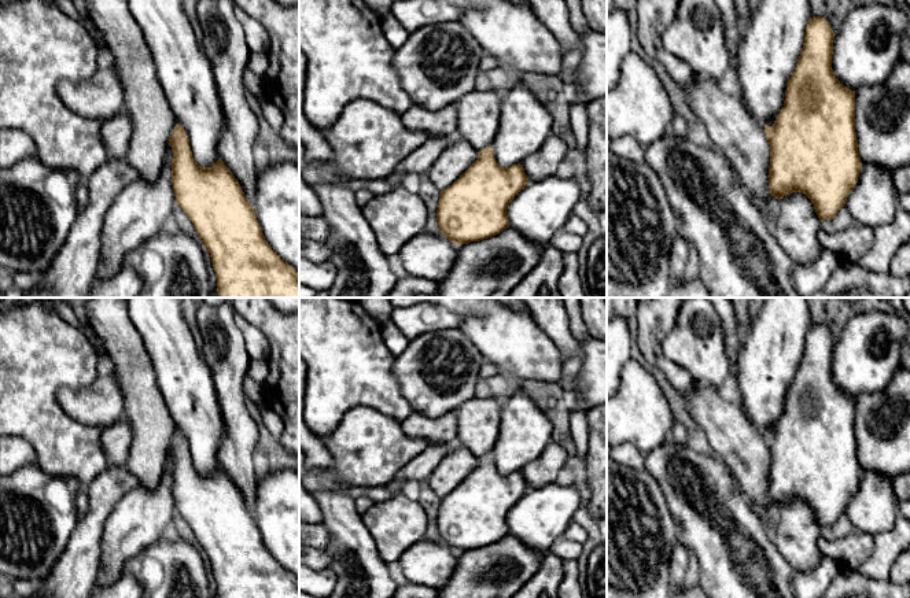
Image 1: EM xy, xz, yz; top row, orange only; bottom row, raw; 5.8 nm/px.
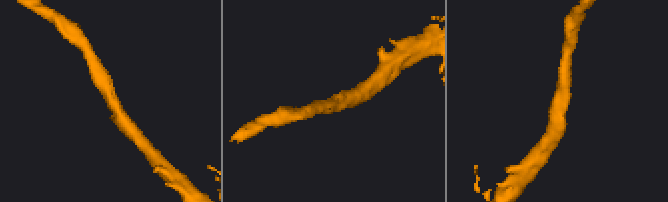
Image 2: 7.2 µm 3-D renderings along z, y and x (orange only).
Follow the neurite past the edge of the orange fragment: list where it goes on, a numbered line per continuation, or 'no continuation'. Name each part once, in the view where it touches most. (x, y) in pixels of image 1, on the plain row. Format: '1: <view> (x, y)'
1: yz (796, 534)

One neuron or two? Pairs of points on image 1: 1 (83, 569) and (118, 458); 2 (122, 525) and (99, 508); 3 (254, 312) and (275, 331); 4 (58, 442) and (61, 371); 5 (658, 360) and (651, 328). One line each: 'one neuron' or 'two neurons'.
1: two neurons
2: two neurons
3: one neuron
4: one neuron
5: one neuron

